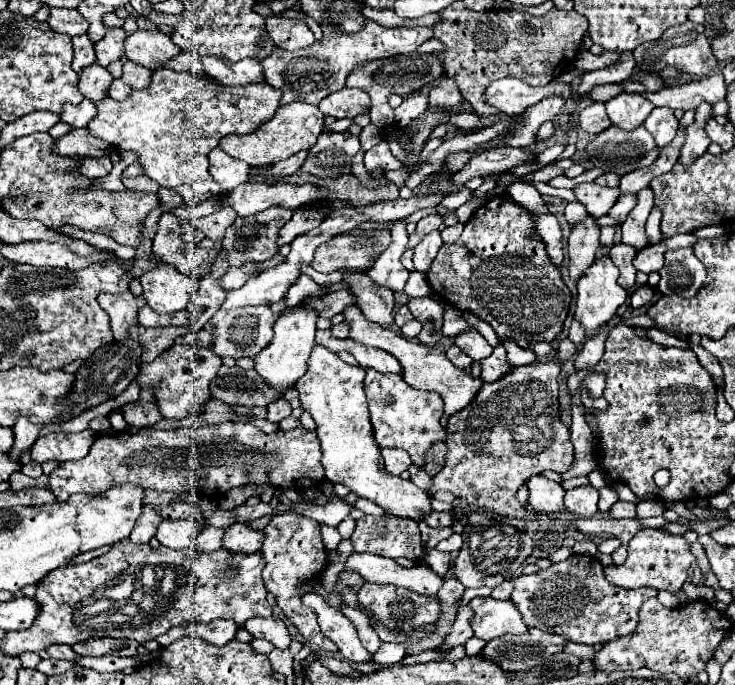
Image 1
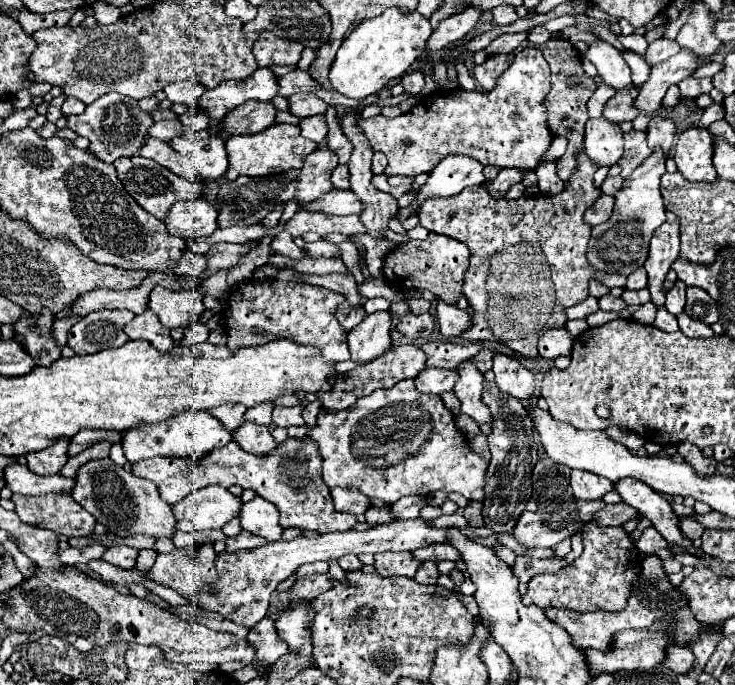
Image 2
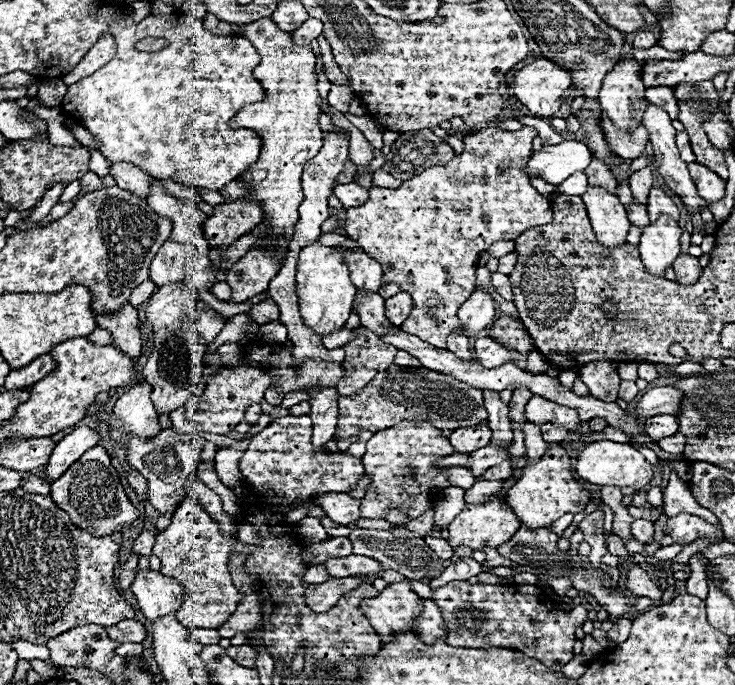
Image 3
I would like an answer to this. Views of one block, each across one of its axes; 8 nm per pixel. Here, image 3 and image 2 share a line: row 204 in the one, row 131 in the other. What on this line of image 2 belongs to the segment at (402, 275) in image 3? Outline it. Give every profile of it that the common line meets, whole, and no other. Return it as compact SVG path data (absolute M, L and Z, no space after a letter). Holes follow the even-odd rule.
M526 48L514 56L510 68L500 76L498 86L490 92L482 90L436 90L424 98L406 114L398 118L374 116L374 118L358 118L358 126L366 134L370 148L374 152L384 152L388 158L388 166L384 170L386 176L418 176L422 172L432 172L436 164L450 154L472 156L480 164L500 166L500 168L536 168L540 164L540 156L548 150L552 142L552 132L548 132L548 120L544 100L551 88L551 70L538 48Z

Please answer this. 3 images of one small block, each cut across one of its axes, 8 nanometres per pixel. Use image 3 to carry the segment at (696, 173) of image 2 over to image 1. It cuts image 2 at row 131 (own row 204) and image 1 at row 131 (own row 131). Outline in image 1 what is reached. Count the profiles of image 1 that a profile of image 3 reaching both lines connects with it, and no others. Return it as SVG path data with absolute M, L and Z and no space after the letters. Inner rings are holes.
M654 108L648 114L648 120L644 120L644 126L654 136L656 144L664 148L674 140L678 130L678 120L670 108Z

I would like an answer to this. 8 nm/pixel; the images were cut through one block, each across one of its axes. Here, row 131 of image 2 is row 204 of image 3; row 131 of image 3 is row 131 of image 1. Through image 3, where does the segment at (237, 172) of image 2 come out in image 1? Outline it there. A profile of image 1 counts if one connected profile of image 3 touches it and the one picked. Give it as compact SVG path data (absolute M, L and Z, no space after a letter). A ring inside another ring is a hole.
M292 102L292 104L280 106L274 118L268 124L264 122L262 128L256 128L256 132L250 132L248 136L236 136L236 134L224 136L224 140L220 140L220 148L230 156L248 162L250 166L274 164L300 150L308 150L320 136L322 128L324 128L324 114L318 110L318 106L304 104L304 102Z

